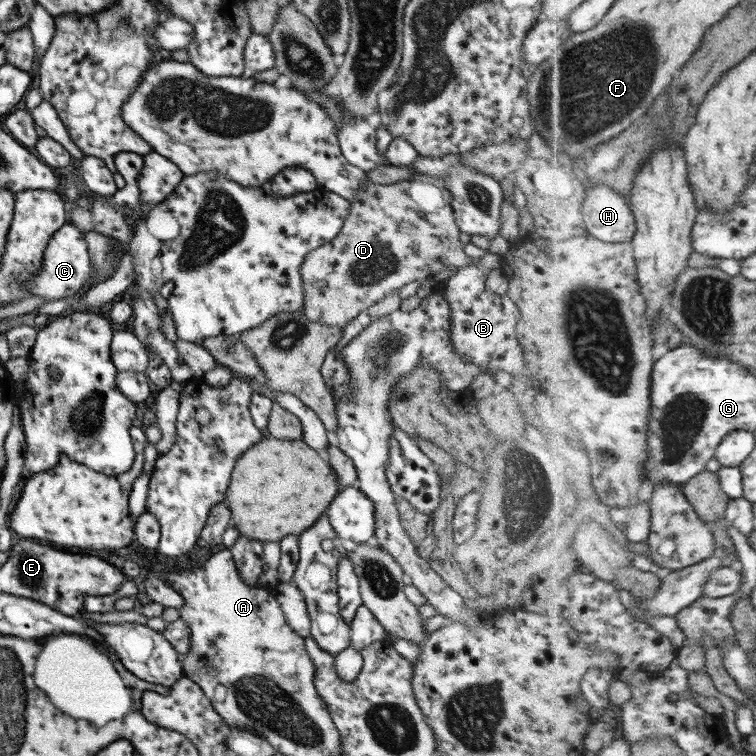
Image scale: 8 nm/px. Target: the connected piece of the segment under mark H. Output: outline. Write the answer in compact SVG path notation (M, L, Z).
M588 185L583 202L583 219L589 234L605 242L633 242L637 232L637 221L629 197L607 185Z

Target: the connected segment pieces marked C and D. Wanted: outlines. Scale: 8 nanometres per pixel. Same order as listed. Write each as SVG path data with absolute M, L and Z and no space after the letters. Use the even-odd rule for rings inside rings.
M63 223L51 238L47 241L43 249L43 265L37 273L29 275L27 279L26 294L37 296L44 301L61 300L73 296L80 286L89 280L91 264L87 247L79 230L71 224Z
M415 173L409 180L399 181L389 185L373 183L367 179L365 182L361 182L355 198L351 198L349 202L349 210L347 216L343 219L342 227L339 229L339 233L331 239L327 244L321 245L307 253L307 256L303 258L301 266L299 266L299 274L301 275L301 285L303 285L303 297L304 302L301 312L303 316L311 322L319 323L320 325L327 327L335 327L336 329L342 329L351 319L355 318L361 311L366 310L372 304L377 303L379 300L393 293L395 290L399 290L401 286L413 282L413 280L423 280L427 275L433 275L443 268L461 268L463 265L467 265L471 262L471 258L463 252L463 243L458 241L458 226L455 224L452 215L452 198L449 196L447 189L443 188L443 181L441 179L435 179L427 175L427 173Z

